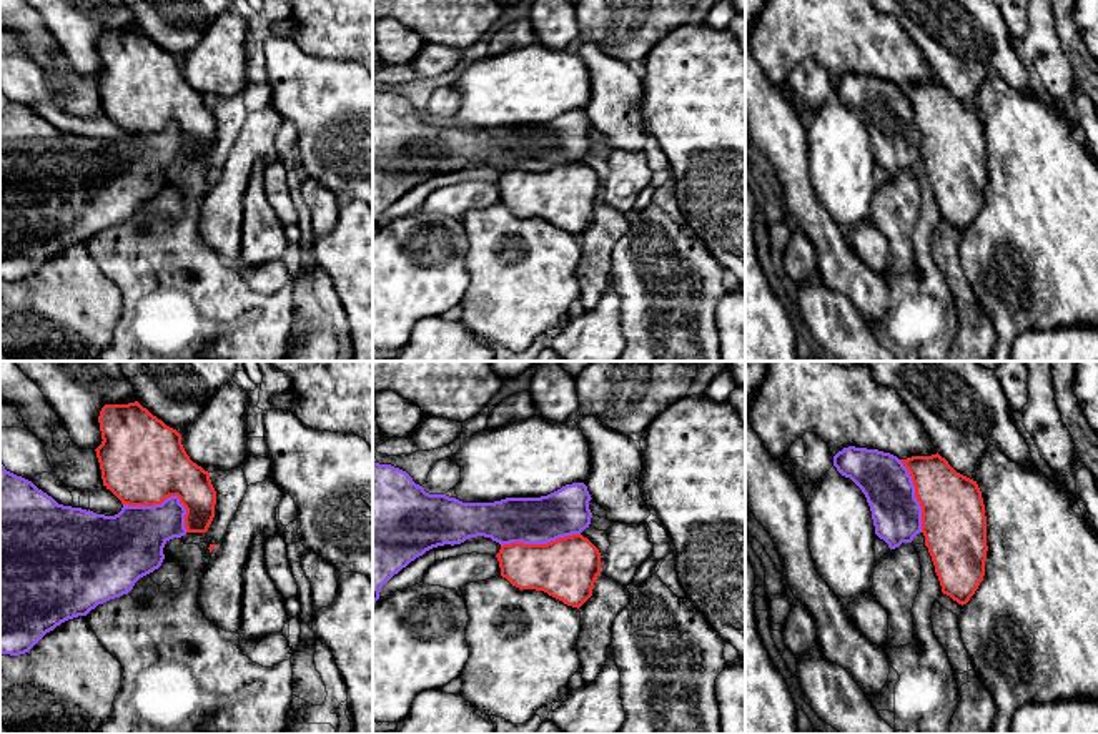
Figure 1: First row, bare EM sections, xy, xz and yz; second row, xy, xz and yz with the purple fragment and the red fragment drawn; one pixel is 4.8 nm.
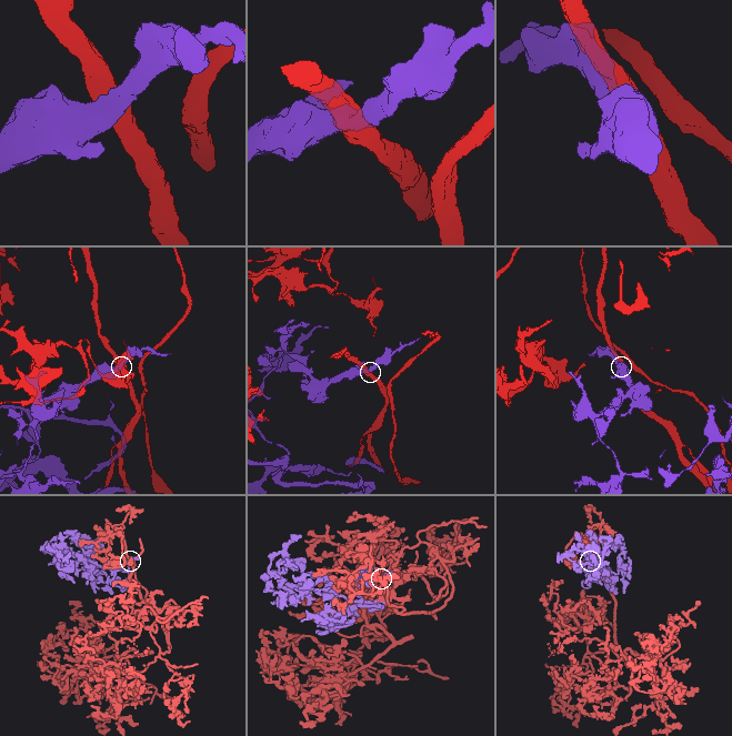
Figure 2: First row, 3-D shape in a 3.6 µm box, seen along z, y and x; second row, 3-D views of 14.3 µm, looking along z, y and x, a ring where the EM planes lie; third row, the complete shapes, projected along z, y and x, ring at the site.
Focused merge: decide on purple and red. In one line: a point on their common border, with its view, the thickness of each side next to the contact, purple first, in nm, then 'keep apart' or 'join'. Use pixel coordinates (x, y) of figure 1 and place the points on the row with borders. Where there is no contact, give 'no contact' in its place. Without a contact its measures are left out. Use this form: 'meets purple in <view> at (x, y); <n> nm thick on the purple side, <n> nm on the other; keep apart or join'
meets purple in xy at (168, 498); 280 nm thick on the purple side, 420 nm on the other; join

